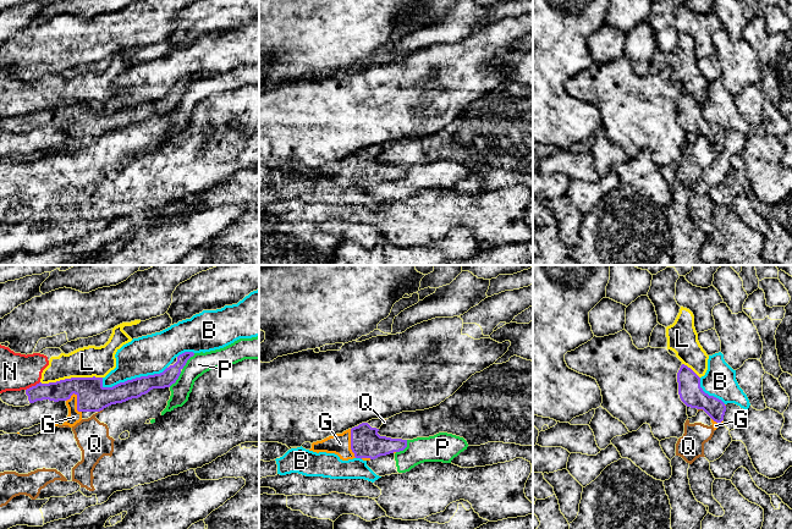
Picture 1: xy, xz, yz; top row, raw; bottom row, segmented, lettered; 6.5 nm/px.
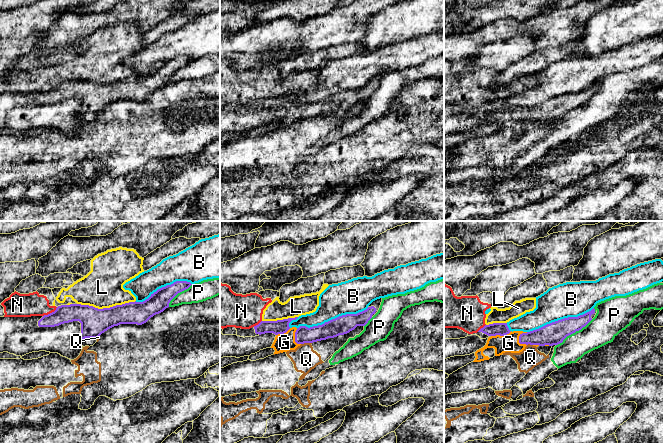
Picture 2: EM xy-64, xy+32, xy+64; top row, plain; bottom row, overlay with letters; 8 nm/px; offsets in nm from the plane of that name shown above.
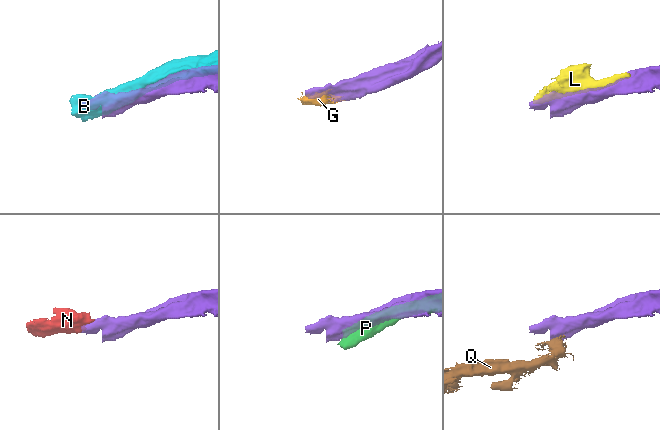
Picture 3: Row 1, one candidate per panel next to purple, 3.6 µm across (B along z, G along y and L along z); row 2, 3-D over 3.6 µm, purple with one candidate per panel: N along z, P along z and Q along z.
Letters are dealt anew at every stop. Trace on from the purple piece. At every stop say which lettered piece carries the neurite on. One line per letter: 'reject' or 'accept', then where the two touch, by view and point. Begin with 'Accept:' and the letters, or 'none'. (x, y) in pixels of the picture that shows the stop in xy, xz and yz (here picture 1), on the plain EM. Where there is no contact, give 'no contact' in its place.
Accept: G
B: reject | xy (133, 105)
G: accept | xy (77, 130)
L: reject | xy (71, 104)
N: reject | xy (32, 113)
P: reject | xy (186, 88)
Q: reject | xy (100, 136)

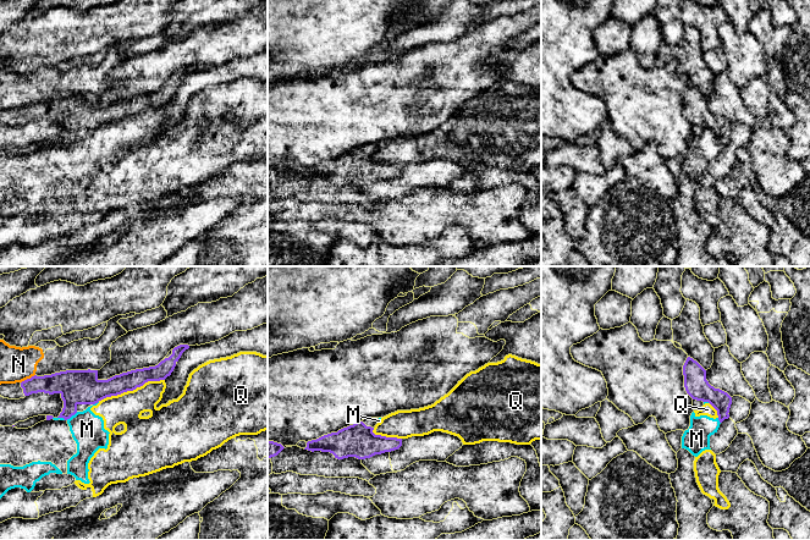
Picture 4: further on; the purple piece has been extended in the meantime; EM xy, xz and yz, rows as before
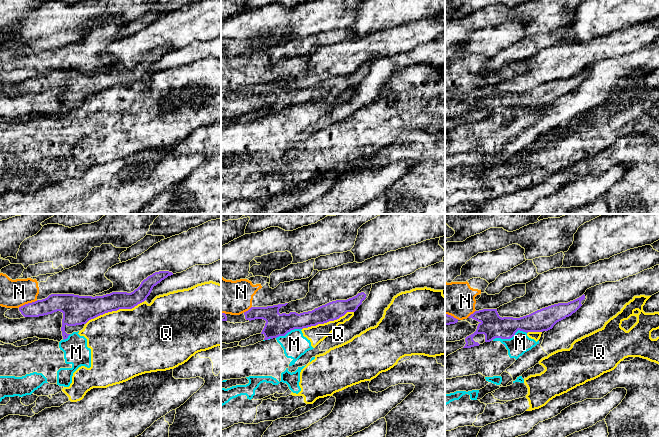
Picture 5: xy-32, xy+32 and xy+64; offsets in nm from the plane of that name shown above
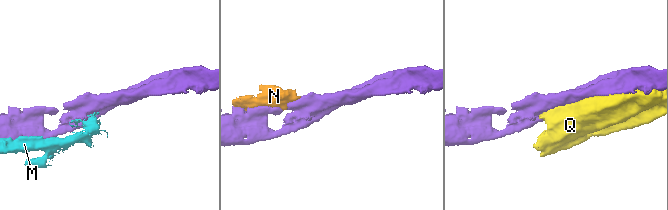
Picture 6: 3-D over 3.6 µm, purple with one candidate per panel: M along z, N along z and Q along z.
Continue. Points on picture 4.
Accept: none
M: reject | xy (67, 144)
N: reject | xy (27, 105)
Q: reject | xy (131, 116)

